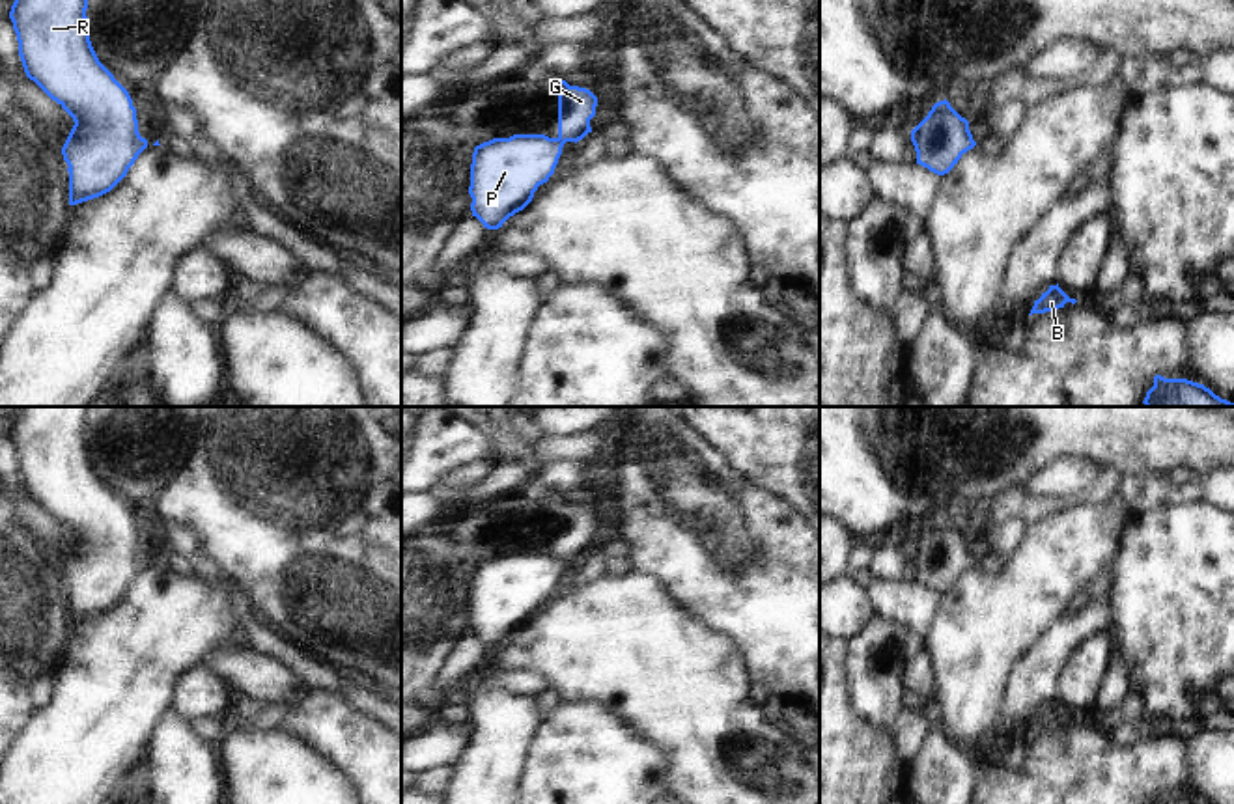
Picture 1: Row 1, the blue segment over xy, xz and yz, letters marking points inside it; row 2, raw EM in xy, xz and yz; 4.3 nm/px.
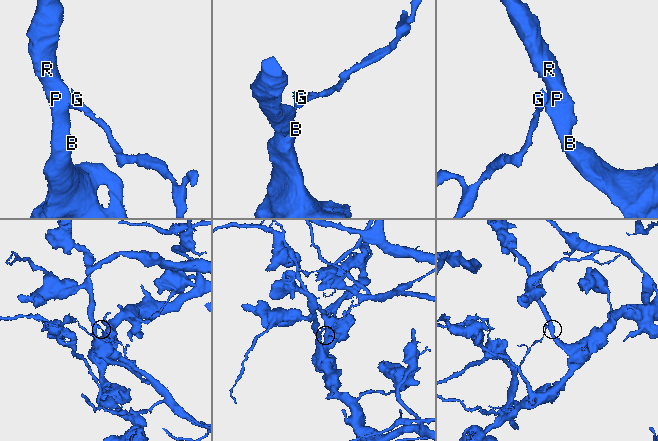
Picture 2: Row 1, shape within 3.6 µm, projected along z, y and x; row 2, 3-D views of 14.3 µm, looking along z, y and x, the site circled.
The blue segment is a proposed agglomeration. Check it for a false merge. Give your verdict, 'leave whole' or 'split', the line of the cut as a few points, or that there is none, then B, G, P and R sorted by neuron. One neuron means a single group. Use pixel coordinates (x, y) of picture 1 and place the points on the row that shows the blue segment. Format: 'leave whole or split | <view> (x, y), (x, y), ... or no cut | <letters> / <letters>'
split | xz (557, 138), (564, 142) | B P R / G

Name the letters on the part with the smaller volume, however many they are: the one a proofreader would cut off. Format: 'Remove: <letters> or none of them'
Remove: G.

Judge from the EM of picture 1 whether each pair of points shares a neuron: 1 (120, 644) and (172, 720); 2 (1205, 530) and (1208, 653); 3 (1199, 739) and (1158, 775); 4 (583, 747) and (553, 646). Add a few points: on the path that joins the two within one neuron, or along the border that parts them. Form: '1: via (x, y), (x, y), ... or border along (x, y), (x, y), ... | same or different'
1: border along (170, 706), (146, 750) | different
2: via (1205, 560), (1205, 623) | same
3: border along (1186, 737), (1186, 773), (1193, 784) | different
4: border along (560, 700), (596, 700), (613, 713) | different

